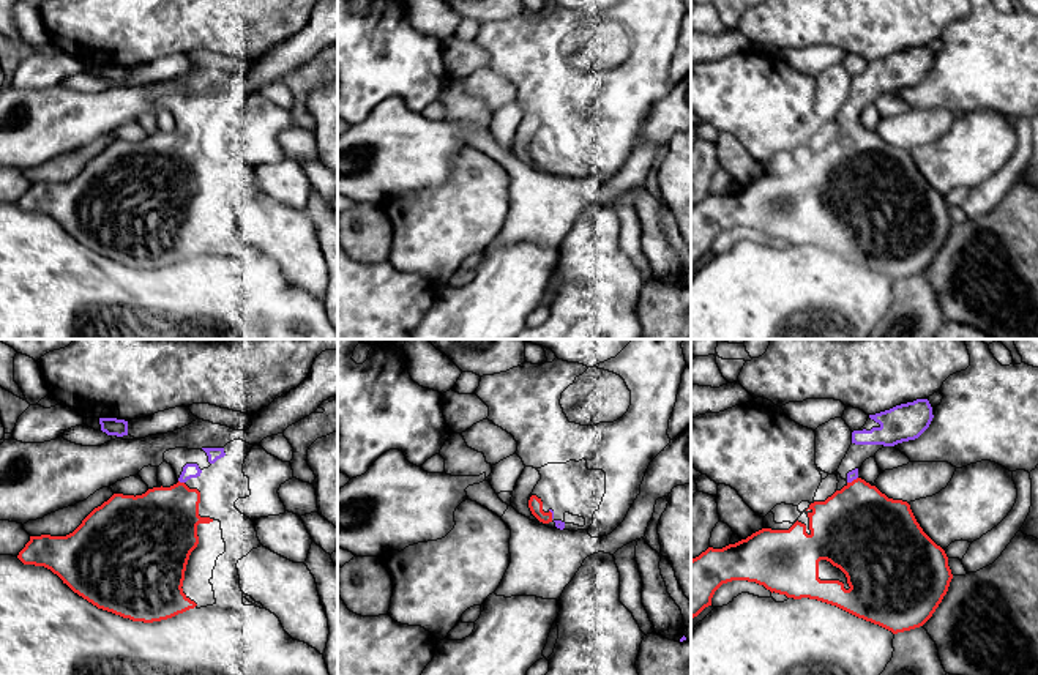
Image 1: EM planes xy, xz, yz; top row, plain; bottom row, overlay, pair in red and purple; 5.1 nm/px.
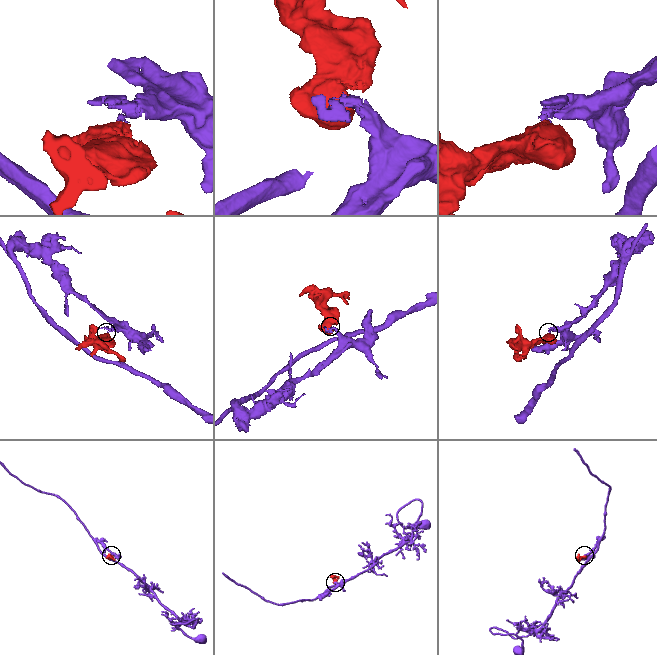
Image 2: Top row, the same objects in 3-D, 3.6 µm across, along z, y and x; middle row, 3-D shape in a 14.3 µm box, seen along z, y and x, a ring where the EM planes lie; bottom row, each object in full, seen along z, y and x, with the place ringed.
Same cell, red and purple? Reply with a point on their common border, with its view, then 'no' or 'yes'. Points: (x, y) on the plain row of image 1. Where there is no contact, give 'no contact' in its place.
contact xy (182, 130); yes

